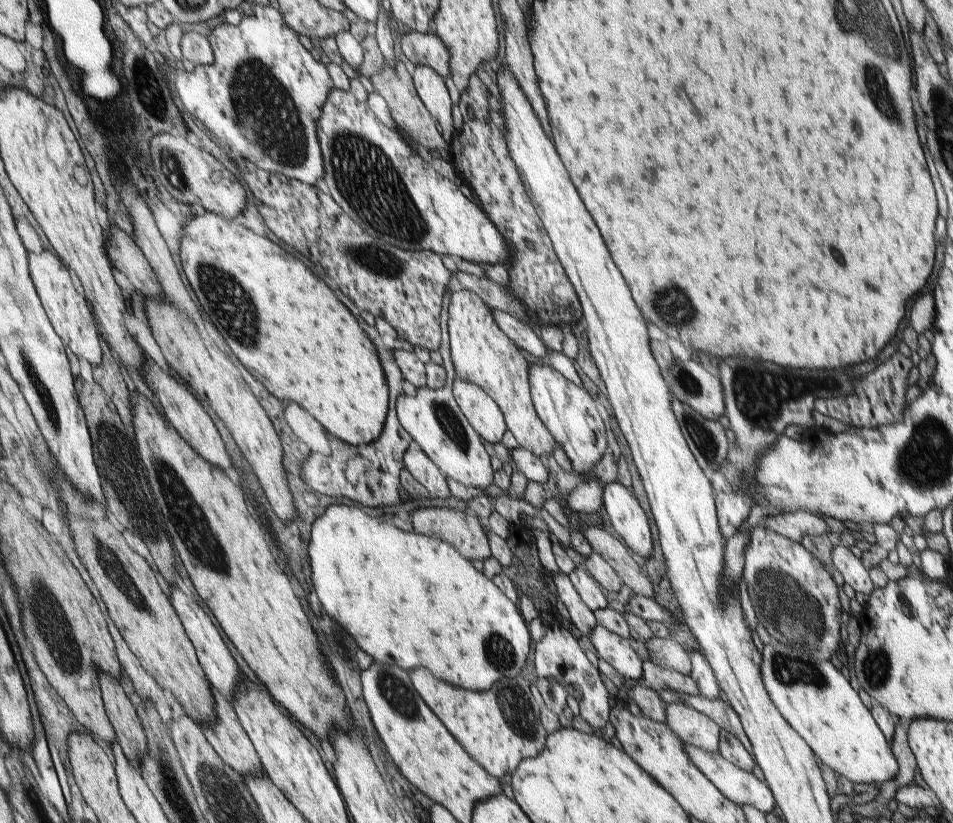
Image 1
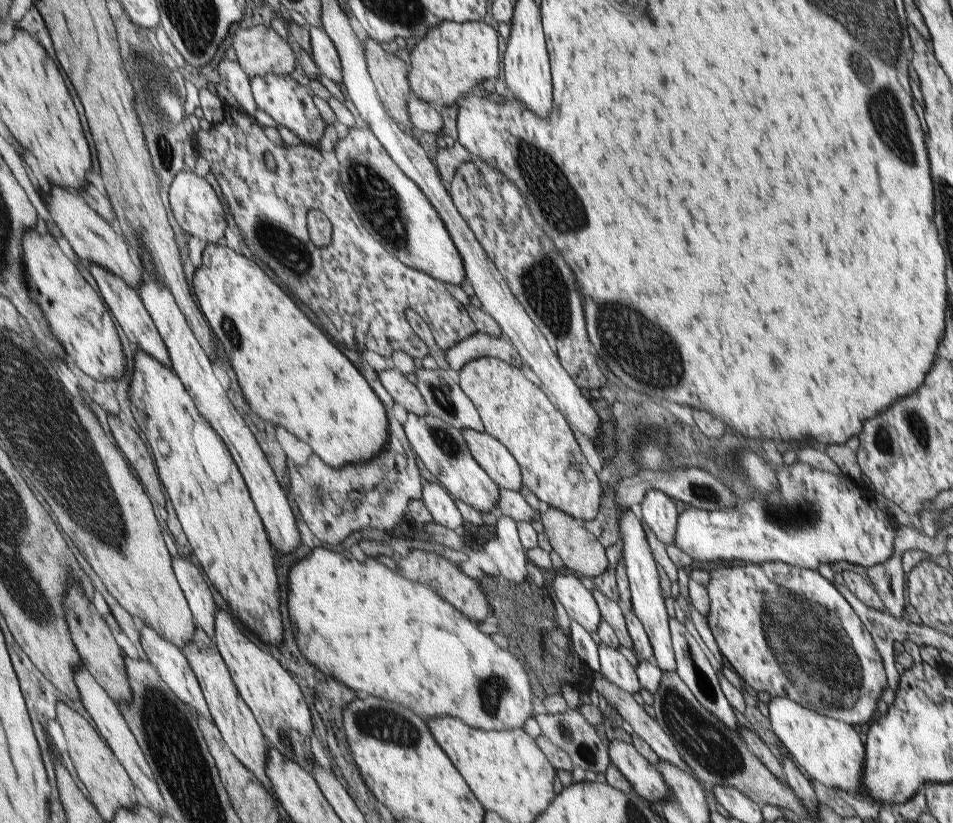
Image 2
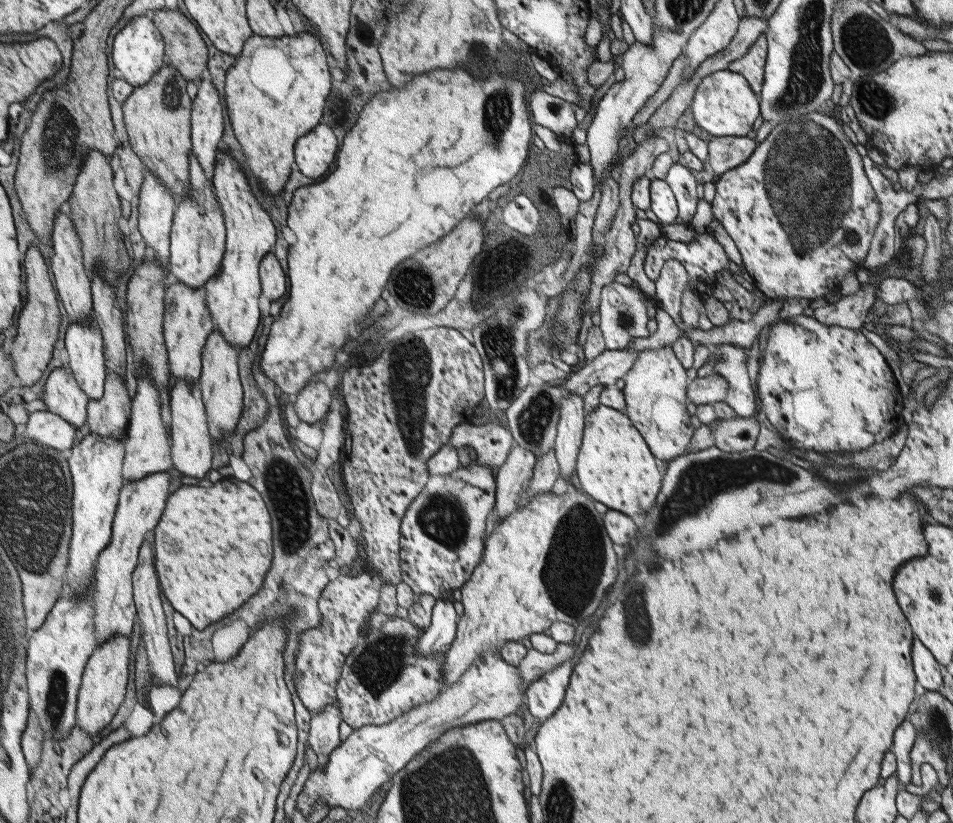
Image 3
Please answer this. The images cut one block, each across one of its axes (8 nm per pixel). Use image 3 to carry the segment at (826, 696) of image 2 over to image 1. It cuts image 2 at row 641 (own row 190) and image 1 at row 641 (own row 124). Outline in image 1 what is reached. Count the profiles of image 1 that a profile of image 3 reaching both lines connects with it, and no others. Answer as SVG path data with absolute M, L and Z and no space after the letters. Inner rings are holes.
M757 526L749 532L743 556L742 579L747 586L755 618L770 638L780 643L793 642L797 648L808 650L812 664L814 660L830 660L831 654L839 648L840 610L837 588L829 571L823 570L817 558L813 558L803 545L767 527ZM815 646L817 652L813 652Z

